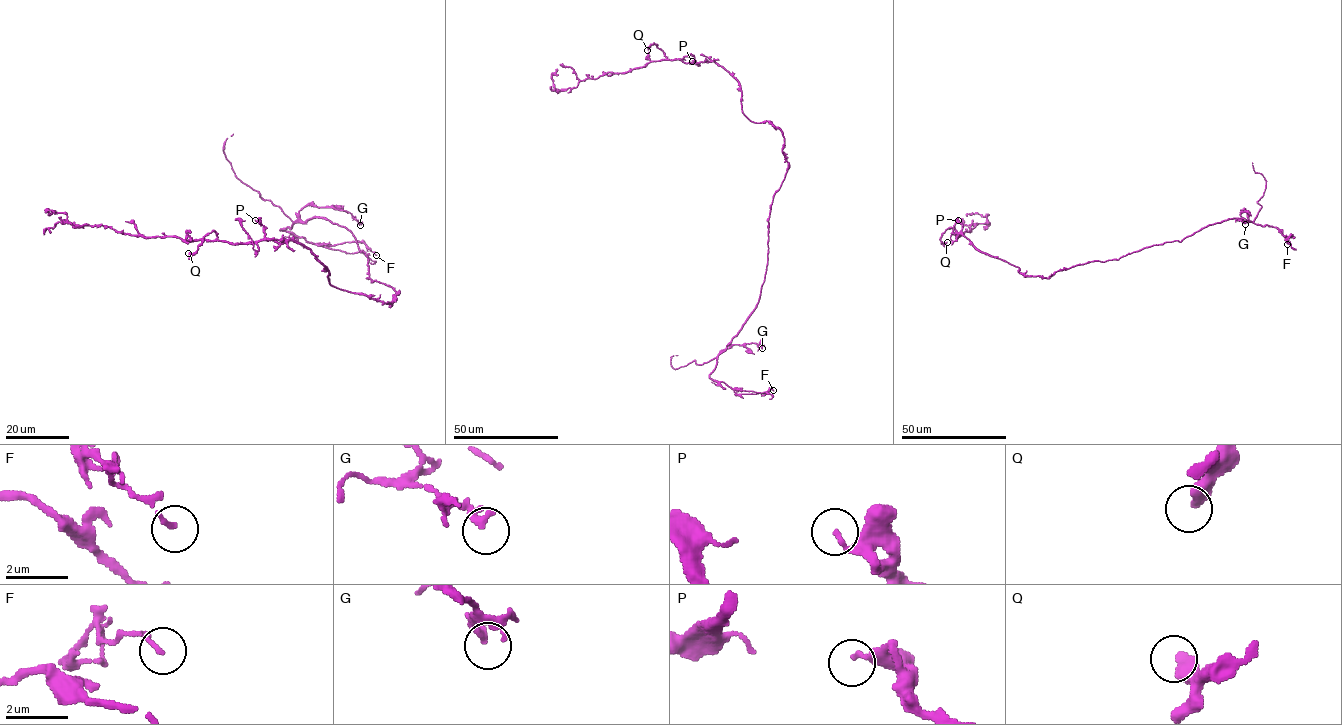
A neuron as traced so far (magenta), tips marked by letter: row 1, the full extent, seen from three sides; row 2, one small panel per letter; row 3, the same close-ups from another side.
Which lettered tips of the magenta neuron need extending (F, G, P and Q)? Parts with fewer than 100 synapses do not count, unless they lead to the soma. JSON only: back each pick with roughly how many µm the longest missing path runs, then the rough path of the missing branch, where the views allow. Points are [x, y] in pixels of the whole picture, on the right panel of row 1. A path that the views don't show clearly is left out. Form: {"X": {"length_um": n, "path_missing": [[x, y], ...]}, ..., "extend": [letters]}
{"extend": []}

